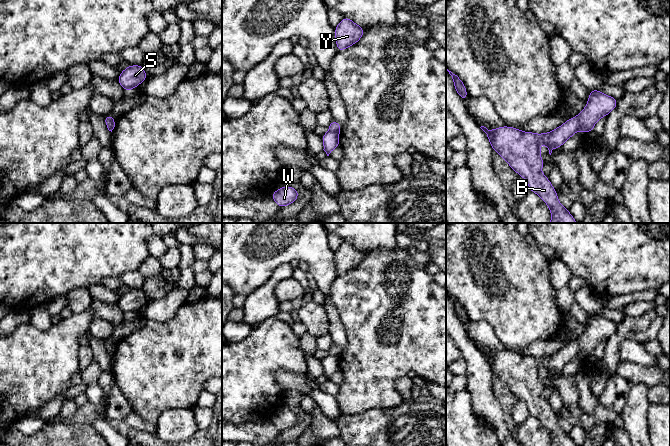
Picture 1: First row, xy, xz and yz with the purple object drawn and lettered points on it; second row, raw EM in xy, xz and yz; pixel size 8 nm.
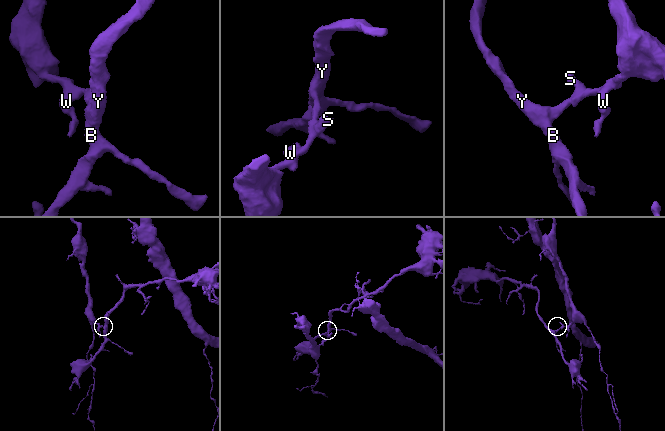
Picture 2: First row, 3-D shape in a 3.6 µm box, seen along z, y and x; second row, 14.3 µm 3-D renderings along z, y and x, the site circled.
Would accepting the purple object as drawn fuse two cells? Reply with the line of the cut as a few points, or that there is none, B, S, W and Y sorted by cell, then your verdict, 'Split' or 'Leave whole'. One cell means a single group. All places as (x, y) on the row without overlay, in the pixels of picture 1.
Split along yz (576, 341), (581, 352). Groups: B Y / S W. Split

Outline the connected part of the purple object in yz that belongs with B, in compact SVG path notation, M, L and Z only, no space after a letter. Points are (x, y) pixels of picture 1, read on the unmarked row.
M577 341L568 343L549 357L536 358L520 353L502 350L495 354L480 351L487 359L492 373L507 385L512 395L526 403L529 414L536 417L551 435L550 446L576 446L569 434L559 426L557 415L541 393L544 389L540 379L540 367L543 366L551 379L554 372L560 372L570 361L579 355Z

